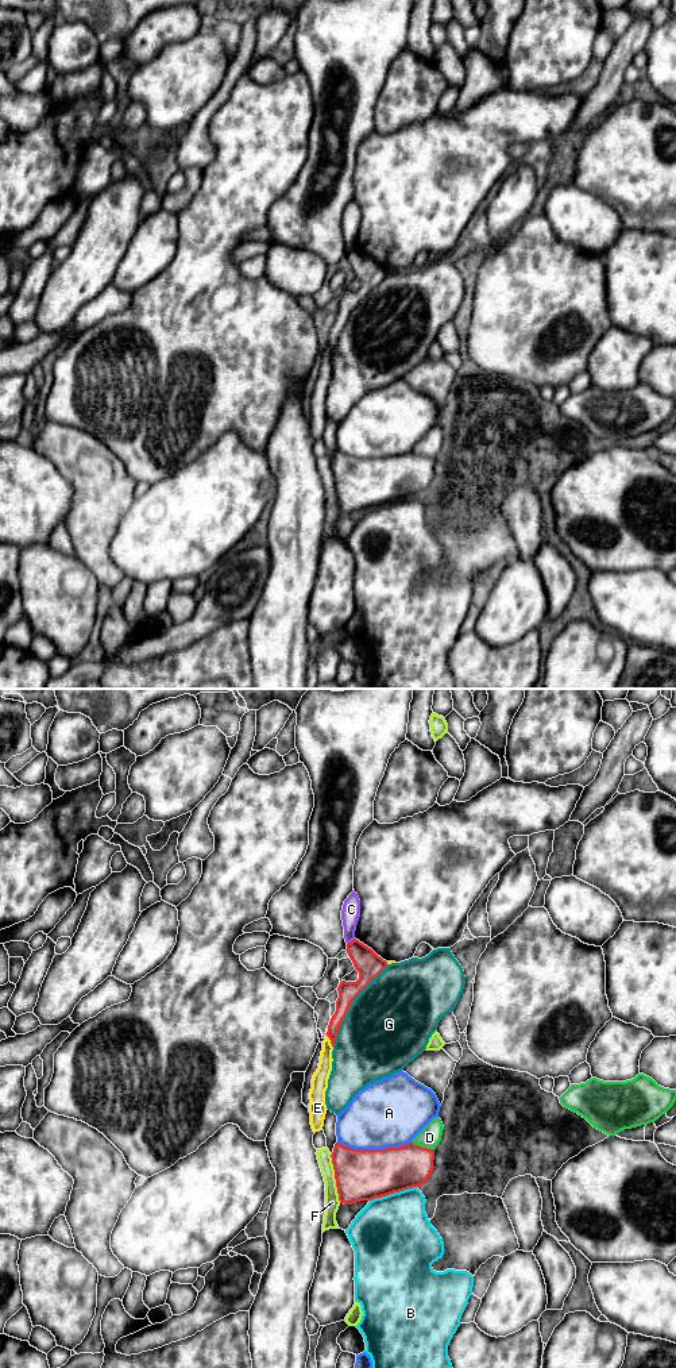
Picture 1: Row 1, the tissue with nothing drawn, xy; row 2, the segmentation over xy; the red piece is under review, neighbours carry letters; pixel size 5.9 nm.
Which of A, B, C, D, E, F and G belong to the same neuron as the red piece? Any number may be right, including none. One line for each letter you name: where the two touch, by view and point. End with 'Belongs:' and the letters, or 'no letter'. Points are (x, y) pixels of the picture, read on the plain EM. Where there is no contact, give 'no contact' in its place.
Belongs: no letter

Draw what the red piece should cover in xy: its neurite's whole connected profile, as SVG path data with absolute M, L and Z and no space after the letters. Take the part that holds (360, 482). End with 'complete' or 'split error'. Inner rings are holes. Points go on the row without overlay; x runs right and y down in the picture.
M337 450L331 466L339 509L352 513L422 494L433 479L434 458L413 451L398 456L354 458Z; complete

